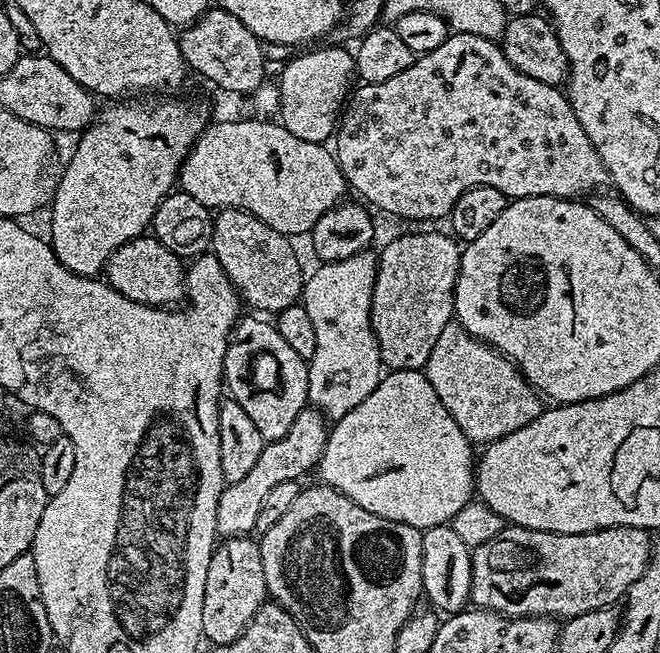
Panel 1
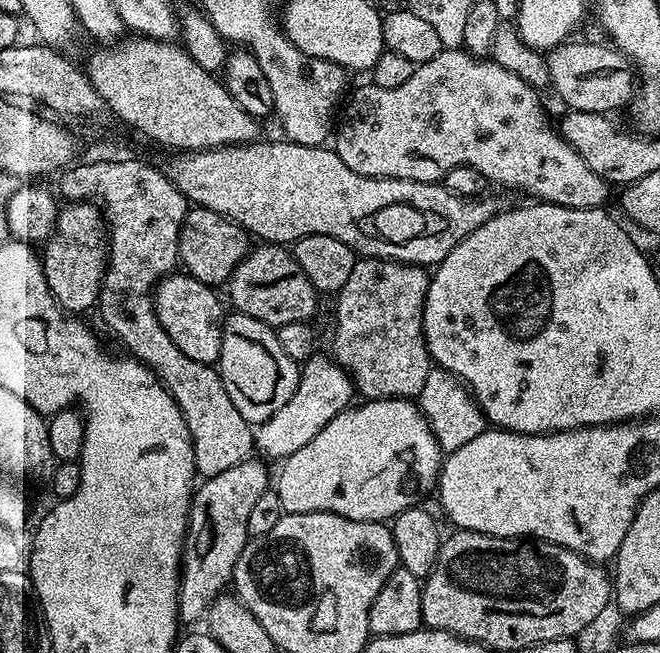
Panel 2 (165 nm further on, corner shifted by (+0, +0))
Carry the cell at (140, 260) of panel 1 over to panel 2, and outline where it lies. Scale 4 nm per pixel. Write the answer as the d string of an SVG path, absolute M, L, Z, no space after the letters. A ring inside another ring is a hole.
M187 274L165 276L156 286L154 299L156 313L162 322L162 330L170 334L170 342L186 354L186 358L194 358L194 362L215 365L222 354L222 338L224 337L224 321L226 311L216 297L217 289L210 284L198 282L198 278Z

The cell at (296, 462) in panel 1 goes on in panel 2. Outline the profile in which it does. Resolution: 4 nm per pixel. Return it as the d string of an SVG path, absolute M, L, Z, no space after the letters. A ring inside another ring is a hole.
M260 458L243 460L230 470L222 470L222 474L207 477L193 495L180 581L180 619L185 625L203 621L210 605L227 589L224 587L229 587L238 558L250 539L250 510L270 488L267 466Z

